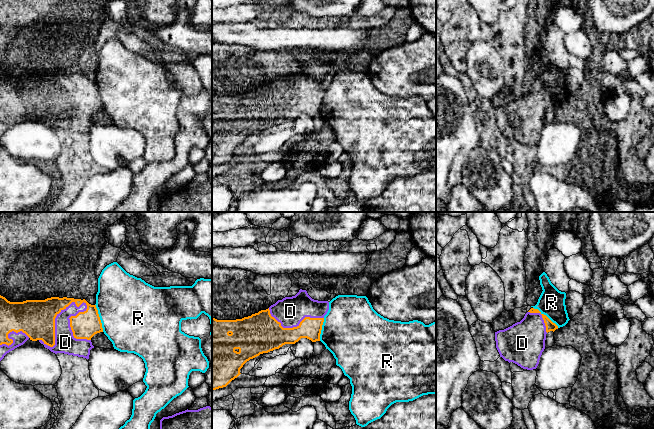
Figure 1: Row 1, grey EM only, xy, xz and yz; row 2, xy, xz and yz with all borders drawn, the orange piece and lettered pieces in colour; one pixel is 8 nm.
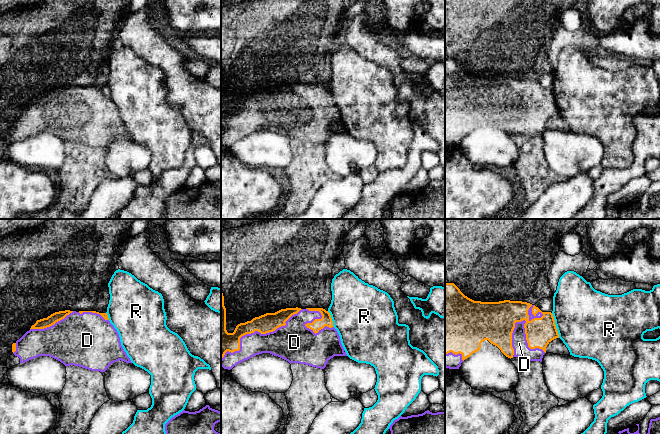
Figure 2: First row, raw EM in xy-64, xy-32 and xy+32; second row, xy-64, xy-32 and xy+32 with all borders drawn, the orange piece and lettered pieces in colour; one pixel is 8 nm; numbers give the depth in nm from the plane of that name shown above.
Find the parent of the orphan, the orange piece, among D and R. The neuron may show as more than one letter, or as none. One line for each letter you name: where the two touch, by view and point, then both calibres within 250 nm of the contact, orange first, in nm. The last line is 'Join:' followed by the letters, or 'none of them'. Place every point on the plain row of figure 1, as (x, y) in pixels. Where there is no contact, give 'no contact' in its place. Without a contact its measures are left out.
D: meets orange in xy at (54, 99); 300 nm thick on the orange side, 160 nm on the other
Join: D

